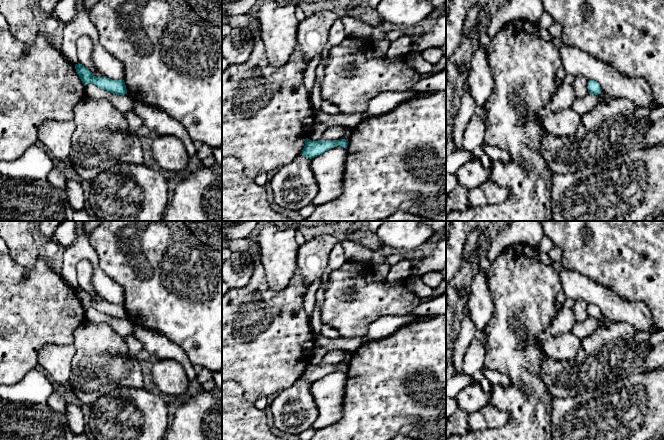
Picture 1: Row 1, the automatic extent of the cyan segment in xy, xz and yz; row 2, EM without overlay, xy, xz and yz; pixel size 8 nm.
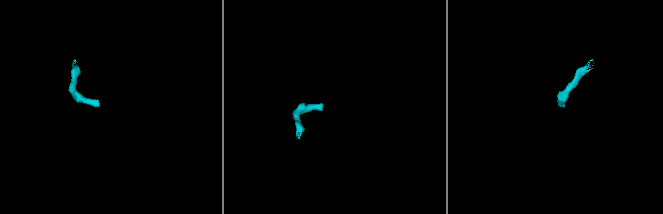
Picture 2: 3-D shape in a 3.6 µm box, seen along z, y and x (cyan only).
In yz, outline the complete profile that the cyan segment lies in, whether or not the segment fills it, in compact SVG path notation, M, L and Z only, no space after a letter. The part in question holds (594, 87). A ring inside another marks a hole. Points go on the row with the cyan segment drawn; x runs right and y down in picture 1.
M589 80L588 81L588 92L599 95L602 91L600 84L597 81Z

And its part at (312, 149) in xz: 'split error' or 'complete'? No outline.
complete

